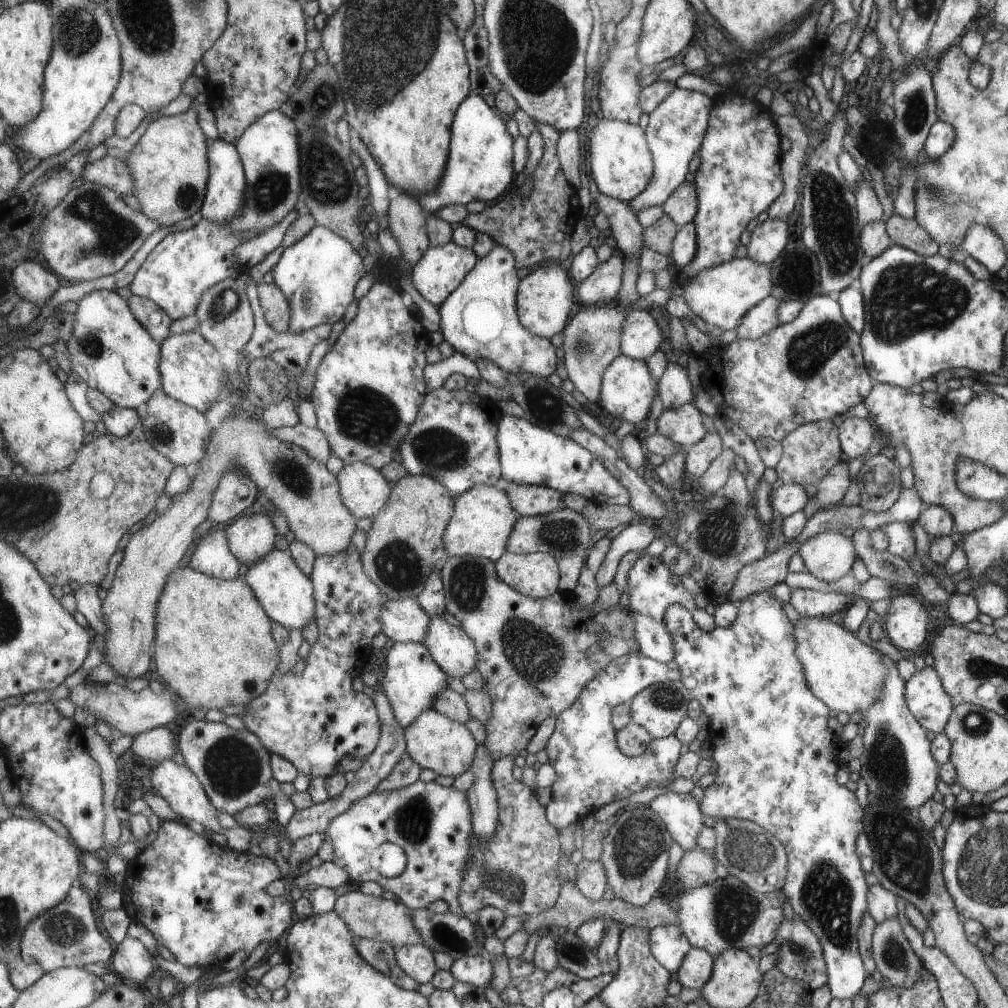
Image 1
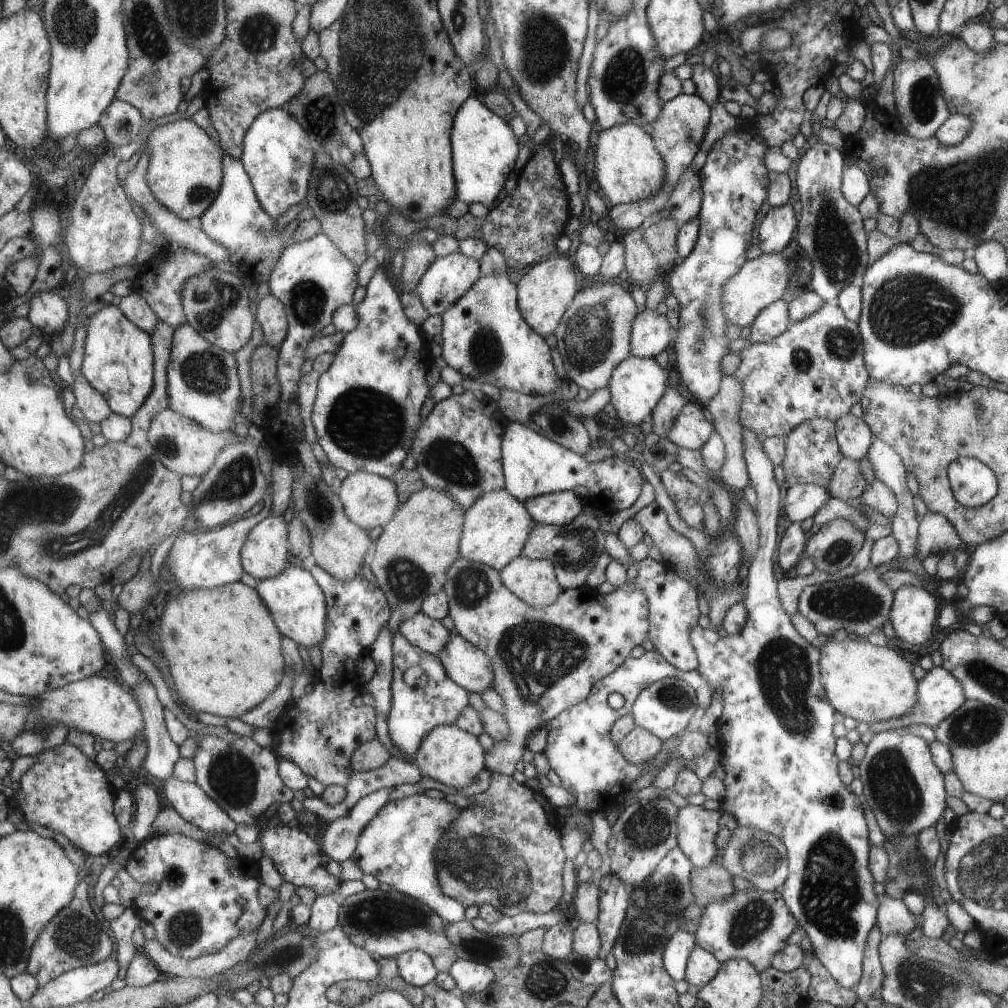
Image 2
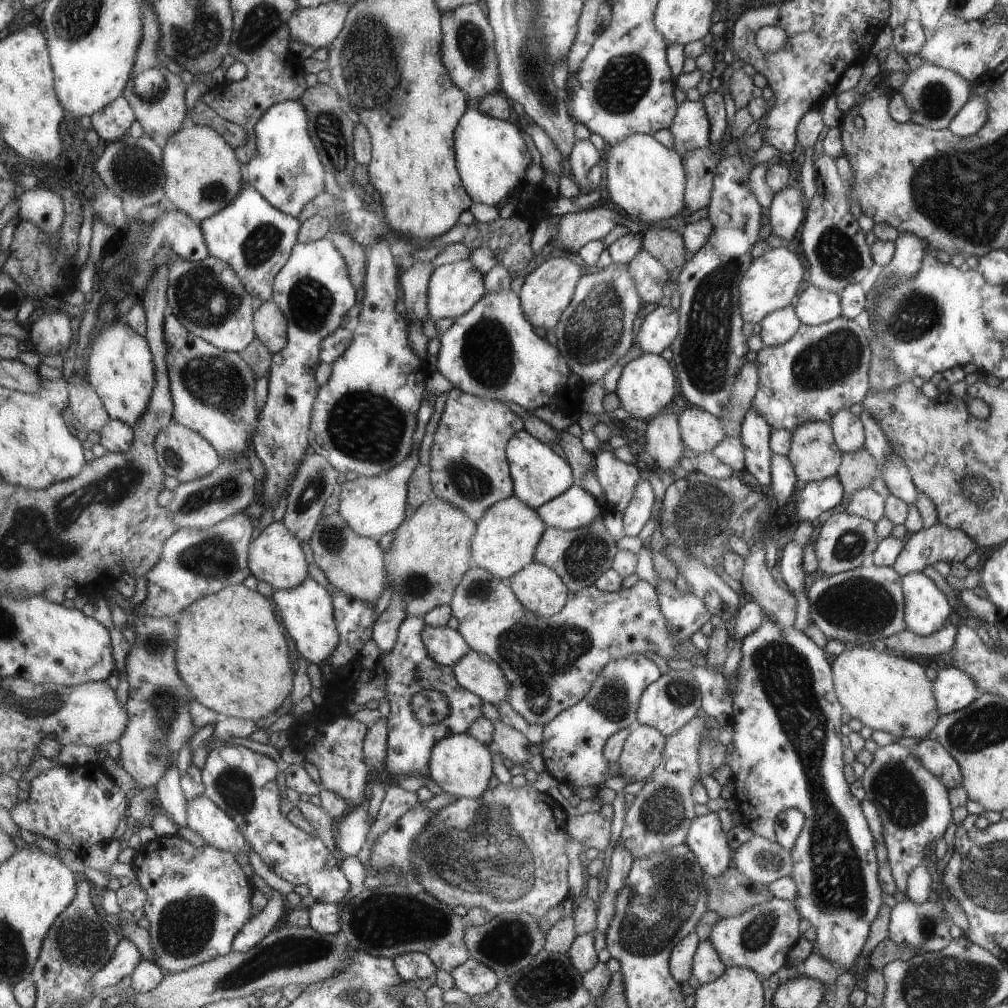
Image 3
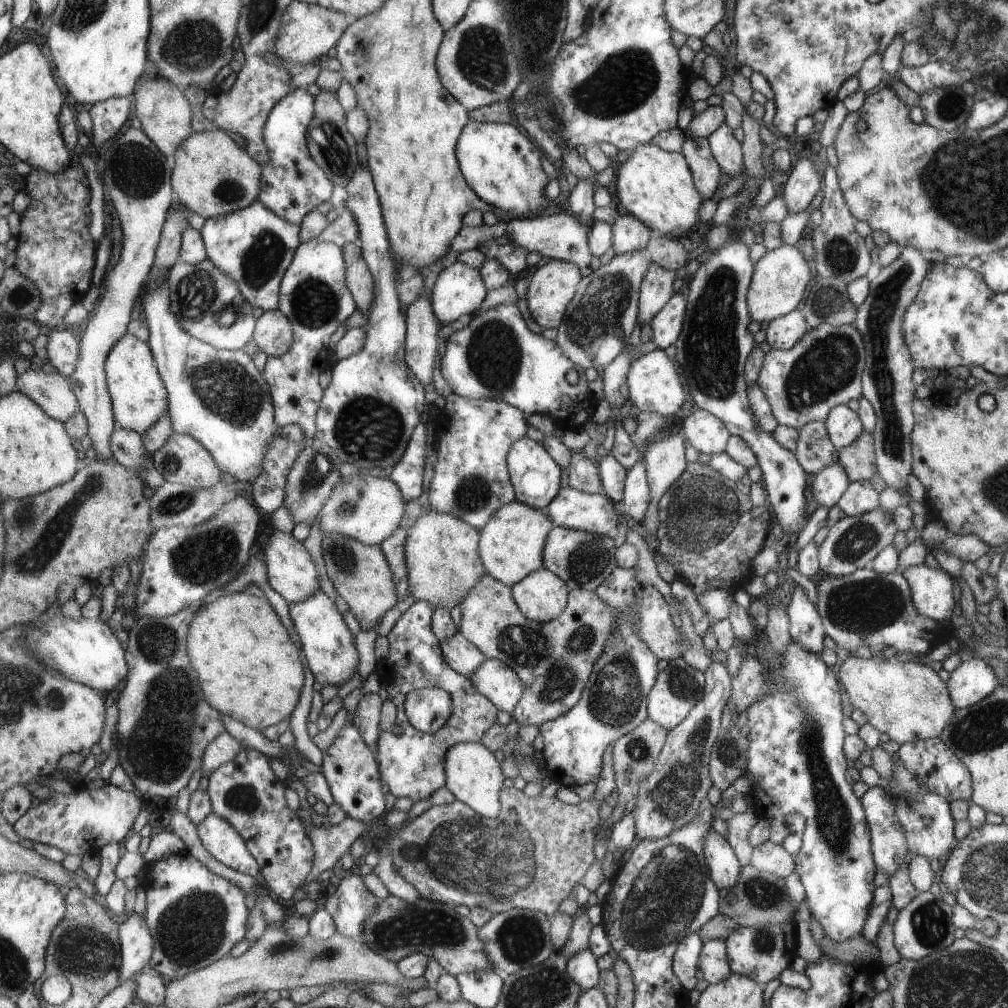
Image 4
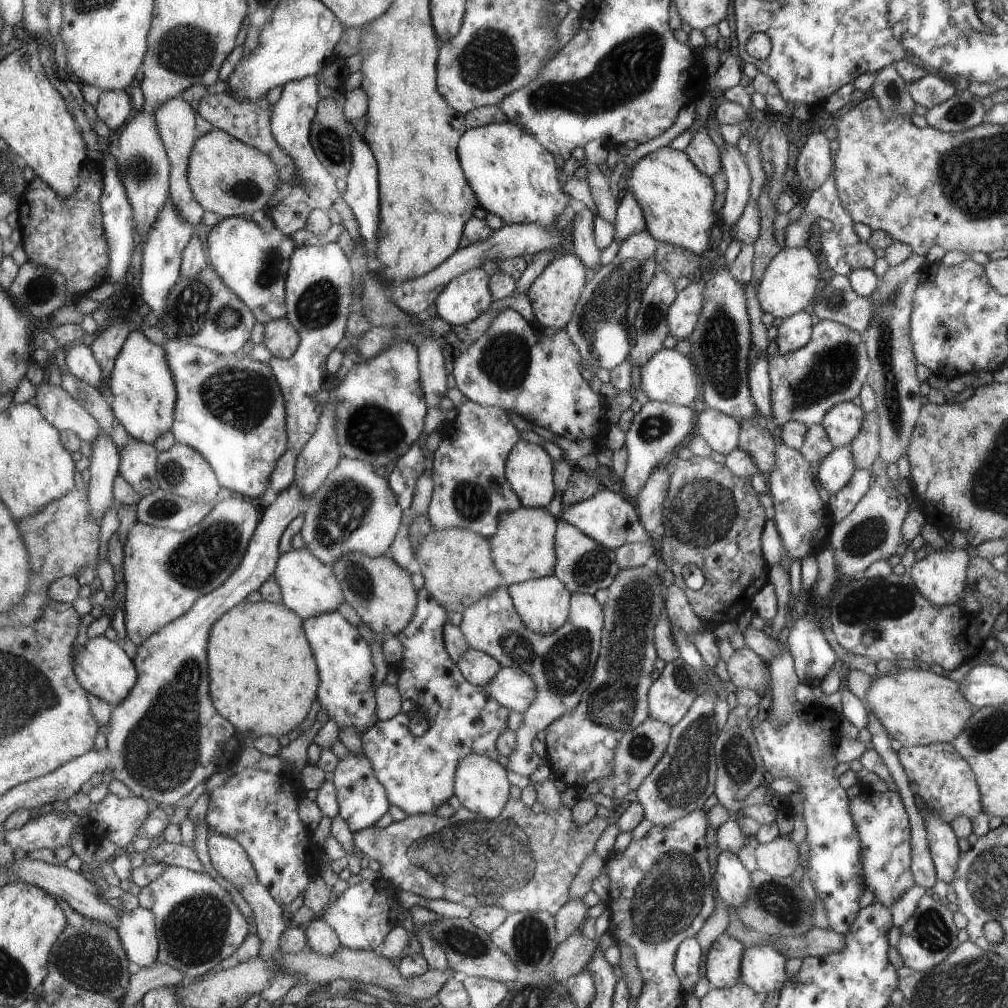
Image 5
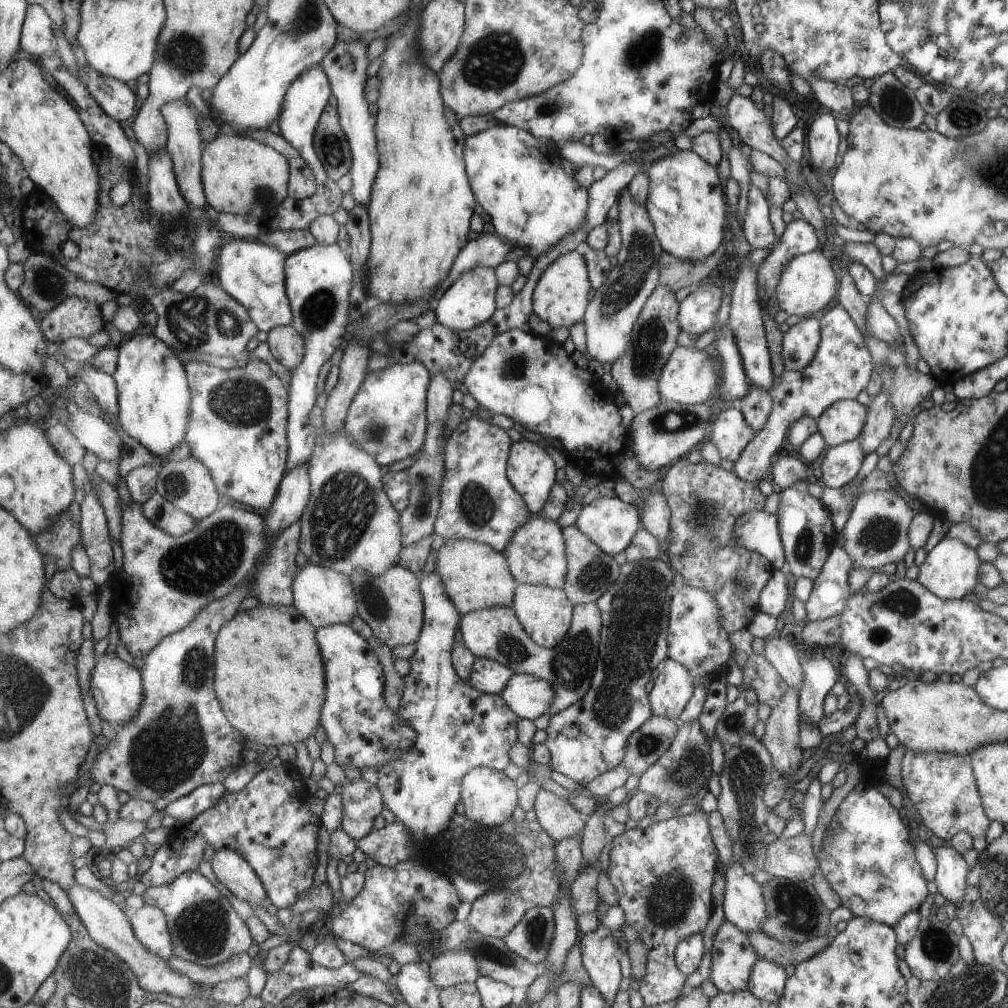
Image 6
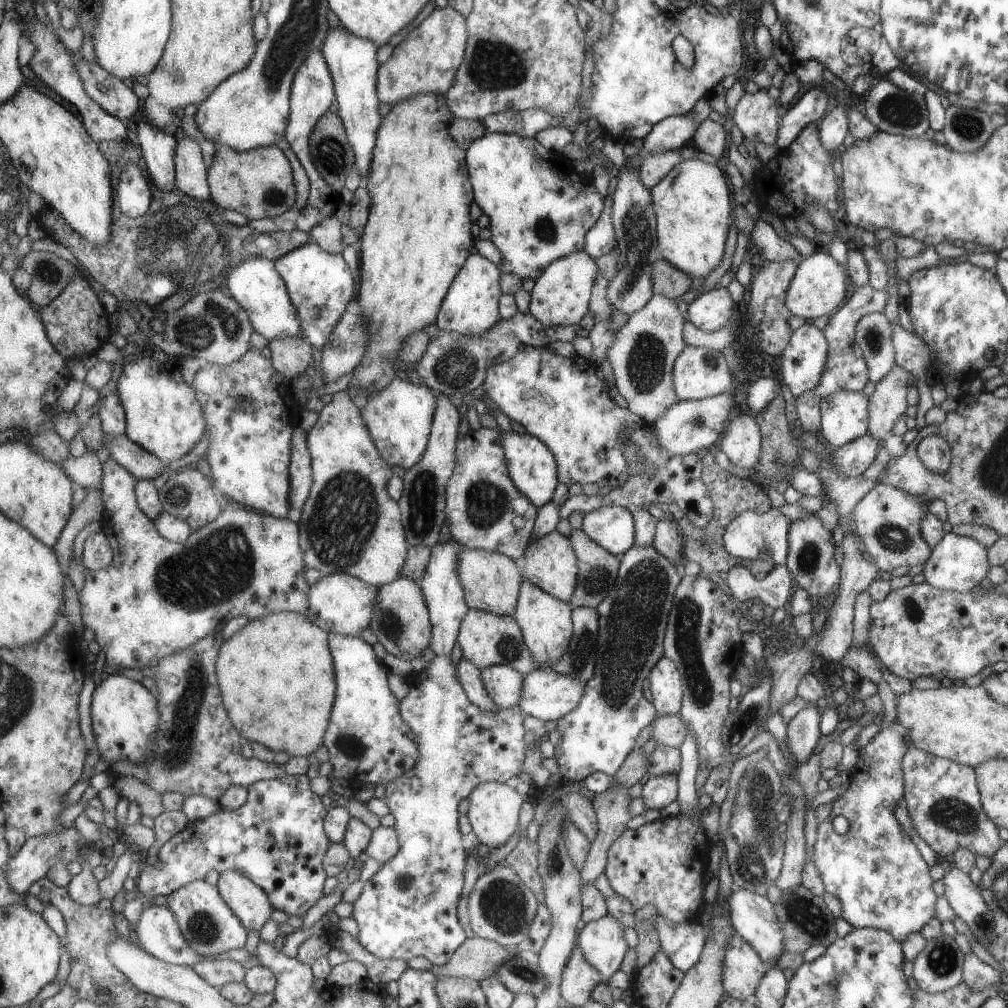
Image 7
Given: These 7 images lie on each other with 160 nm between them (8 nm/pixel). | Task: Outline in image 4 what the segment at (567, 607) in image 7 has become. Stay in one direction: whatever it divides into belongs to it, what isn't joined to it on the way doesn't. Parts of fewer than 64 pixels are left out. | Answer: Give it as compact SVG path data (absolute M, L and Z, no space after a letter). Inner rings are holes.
M545 566L514 584L512 591L524 615L542 624L561 616L570 599L569 585Z

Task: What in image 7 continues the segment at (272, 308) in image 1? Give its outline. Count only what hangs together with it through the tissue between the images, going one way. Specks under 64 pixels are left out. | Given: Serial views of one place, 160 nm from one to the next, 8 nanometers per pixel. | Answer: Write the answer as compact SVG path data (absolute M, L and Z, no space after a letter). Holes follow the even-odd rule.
M304 336L276 338L268 345L275 368L290 379L304 373L313 360L312 344Z

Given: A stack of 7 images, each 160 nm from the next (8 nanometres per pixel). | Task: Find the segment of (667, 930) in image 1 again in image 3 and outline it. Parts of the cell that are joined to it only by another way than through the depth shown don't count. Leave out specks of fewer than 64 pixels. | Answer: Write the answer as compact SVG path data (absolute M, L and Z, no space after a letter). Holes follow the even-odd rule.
M690 932L673 946L668 958L668 969L678 983L685 982L691 976L692 960L699 948L699 942L700 938L694 932Z

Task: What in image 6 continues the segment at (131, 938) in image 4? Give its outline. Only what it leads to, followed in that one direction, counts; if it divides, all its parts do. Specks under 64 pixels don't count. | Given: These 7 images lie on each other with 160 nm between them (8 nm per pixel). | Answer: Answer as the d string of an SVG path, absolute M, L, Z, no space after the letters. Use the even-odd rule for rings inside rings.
M144 904L138 909L125 909L137 938L159 957L170 959L175 956L175 943L168 923L168 916L160 908Z

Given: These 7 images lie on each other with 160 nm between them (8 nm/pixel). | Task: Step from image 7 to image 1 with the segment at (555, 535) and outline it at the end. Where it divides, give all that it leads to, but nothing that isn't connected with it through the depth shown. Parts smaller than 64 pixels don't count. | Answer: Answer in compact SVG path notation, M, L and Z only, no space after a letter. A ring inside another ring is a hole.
M478 485L454 499L455 512L443 536L447 557L472 555L497 563L508 553L509 536L521 516L513 508L507 493L497 486Z

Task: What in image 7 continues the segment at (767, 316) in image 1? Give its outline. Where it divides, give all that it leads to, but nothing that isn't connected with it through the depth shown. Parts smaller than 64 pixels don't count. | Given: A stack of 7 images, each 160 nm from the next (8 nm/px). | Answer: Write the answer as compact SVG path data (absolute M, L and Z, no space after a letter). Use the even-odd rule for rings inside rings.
M811 322L792 331L785 348L781 351L781 384L795 398L803 391L814 389L822 379L822 373L829 355L828 341L822 330L817 329Z

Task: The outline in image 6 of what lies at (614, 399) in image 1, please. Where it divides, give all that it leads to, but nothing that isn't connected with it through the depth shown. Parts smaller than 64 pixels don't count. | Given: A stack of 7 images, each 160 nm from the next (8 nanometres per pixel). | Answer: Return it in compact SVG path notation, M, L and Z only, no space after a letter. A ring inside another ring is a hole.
M676 347L673 350L668 362L664 364L660 372L658 381L658 392L662 400L692 405L703 403L713 394L717 386L717 372L713 364L717 360L709 360L707 350L698 350L694 347Z

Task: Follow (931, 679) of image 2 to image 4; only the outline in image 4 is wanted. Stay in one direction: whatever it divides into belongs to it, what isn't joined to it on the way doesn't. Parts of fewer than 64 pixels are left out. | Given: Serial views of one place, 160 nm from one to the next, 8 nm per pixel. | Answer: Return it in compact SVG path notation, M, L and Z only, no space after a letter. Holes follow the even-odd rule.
M978 658L961 660L946 681L946 688L955 709L979 703L999 686L1001 685L991 667Z

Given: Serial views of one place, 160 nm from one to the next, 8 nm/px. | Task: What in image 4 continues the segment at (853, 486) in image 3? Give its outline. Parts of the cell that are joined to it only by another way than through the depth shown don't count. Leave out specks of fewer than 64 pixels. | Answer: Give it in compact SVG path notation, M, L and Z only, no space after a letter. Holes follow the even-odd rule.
M862 430L852 443L838 450L837 456L849 481L868 480L876 472L875 444L870 432Z

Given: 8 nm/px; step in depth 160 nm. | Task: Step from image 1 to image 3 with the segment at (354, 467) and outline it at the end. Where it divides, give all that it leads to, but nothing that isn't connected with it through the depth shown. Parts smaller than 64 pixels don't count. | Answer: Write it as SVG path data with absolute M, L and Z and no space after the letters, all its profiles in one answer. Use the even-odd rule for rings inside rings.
M413 448L412 454L404 463L393 467L379 476L360 475L352 481L346 481L339 494L337 512L351 525L351 528L364 537L381 538L388 532L395 531L407 519L408 486L415 469L419 465L419 449Z

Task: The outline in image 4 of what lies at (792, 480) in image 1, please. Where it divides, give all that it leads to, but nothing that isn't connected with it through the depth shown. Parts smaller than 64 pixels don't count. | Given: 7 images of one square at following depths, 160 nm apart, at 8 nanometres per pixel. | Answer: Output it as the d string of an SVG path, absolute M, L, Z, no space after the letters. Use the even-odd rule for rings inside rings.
M819 421L808 422L800 428L793 451L805 472L813 474L838 458L838 450L829 440L824 423Z

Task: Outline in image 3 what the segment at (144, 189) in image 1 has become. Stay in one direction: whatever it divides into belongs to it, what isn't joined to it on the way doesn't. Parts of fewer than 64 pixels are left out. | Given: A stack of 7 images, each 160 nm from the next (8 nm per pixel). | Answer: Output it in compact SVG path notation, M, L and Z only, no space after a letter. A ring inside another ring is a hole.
M185 126L183 130L163 143L163 149L166 198L172 200L177 210L183 211L193 218L202 221L215 215L222 208L228 207L243 190L244 183L247 182L245 164L238 157L236 148L222 134L215 132L213 128L208 126Z

